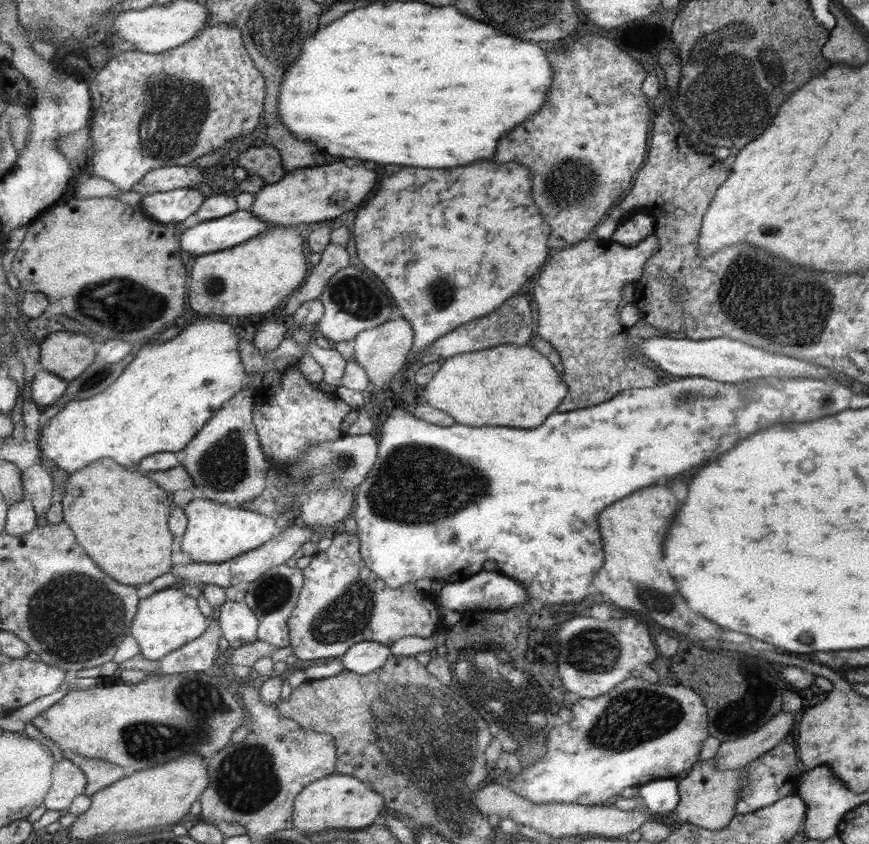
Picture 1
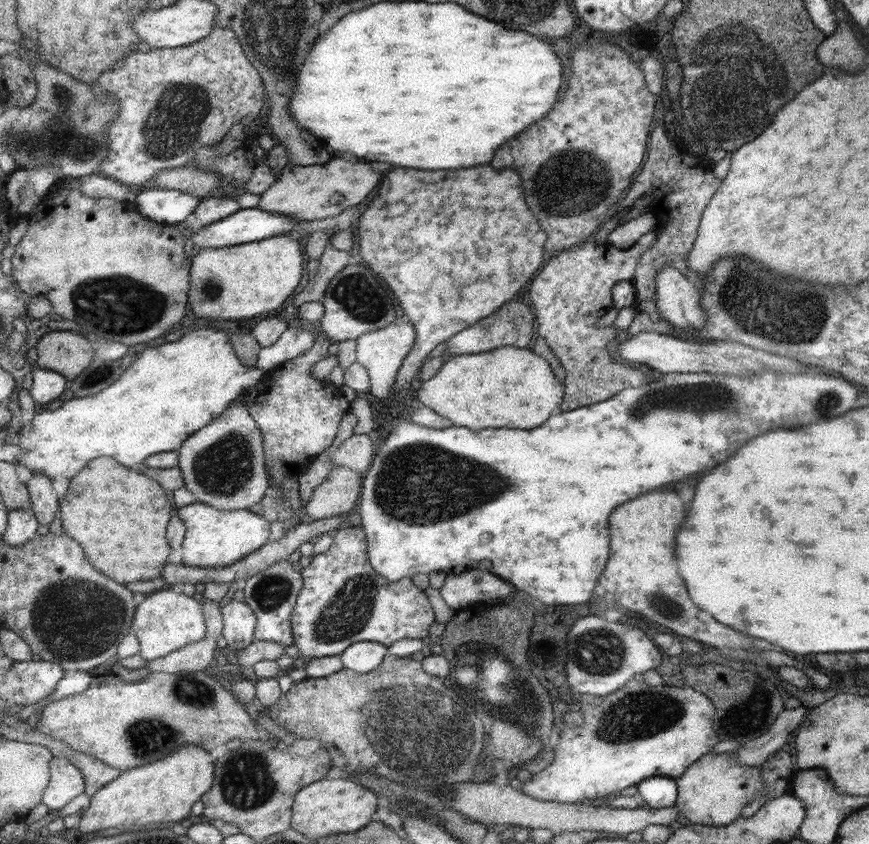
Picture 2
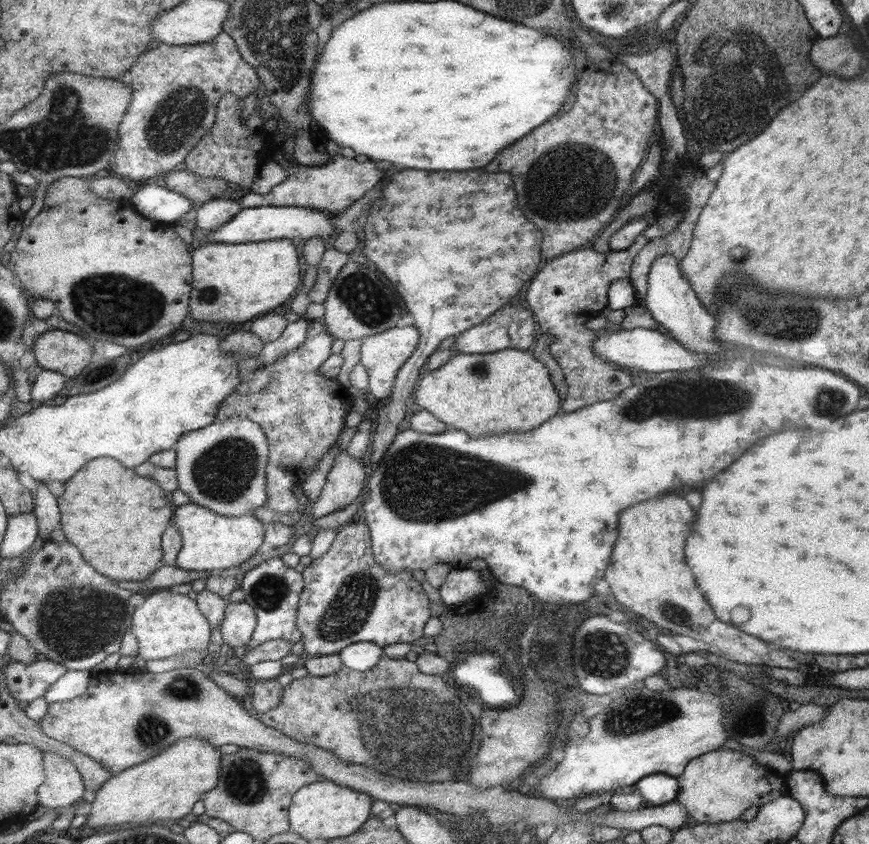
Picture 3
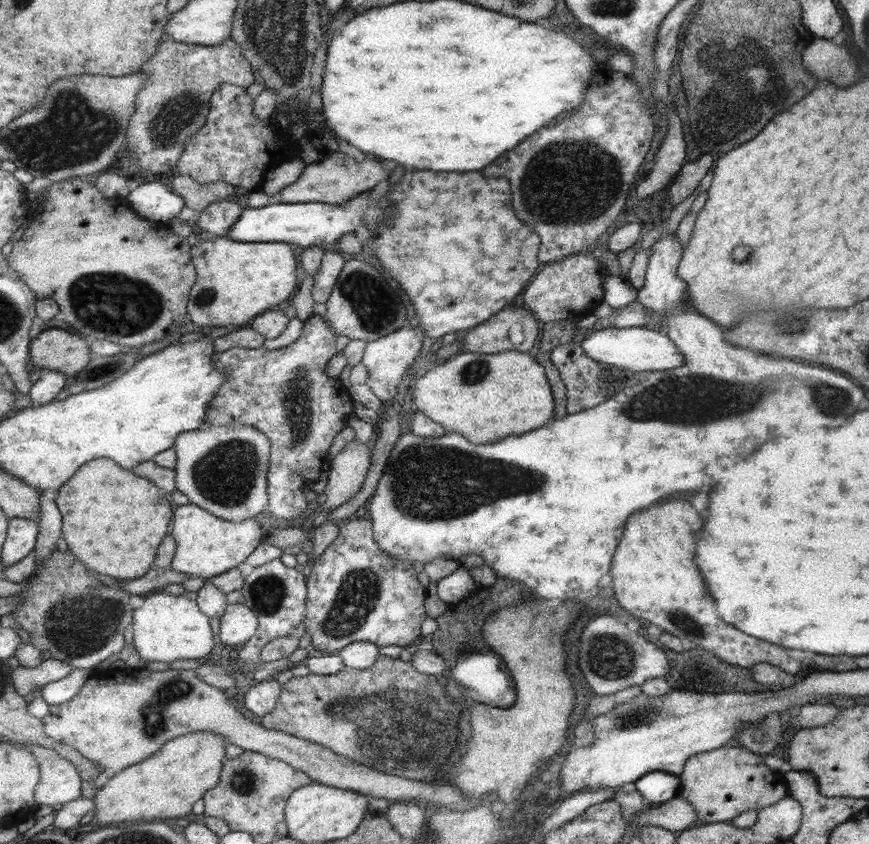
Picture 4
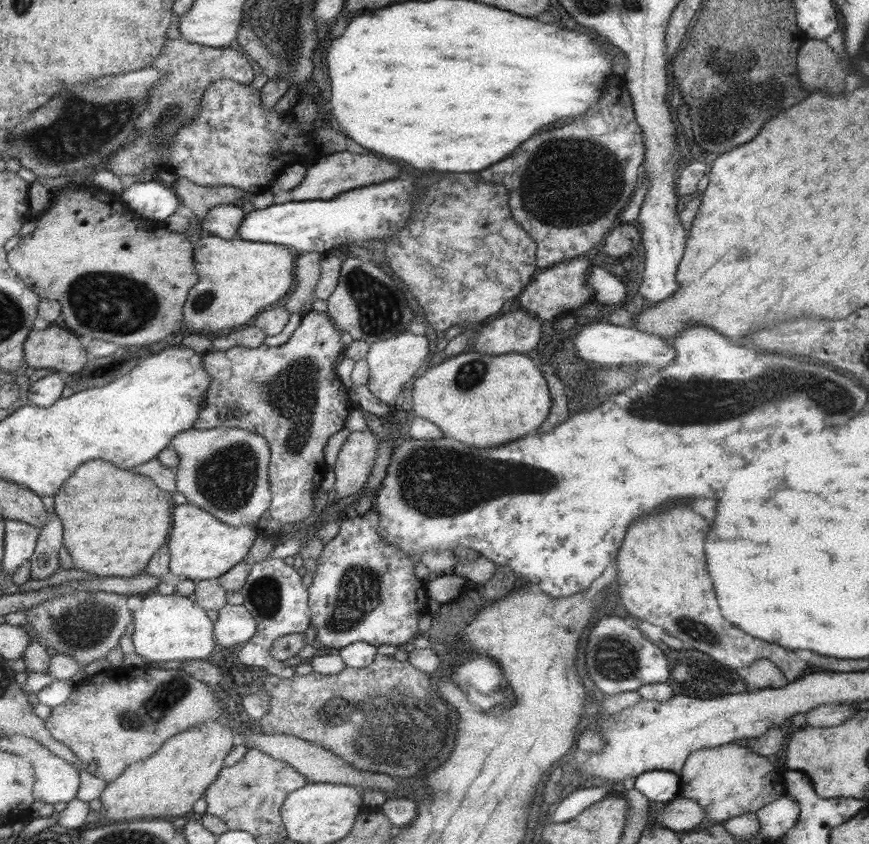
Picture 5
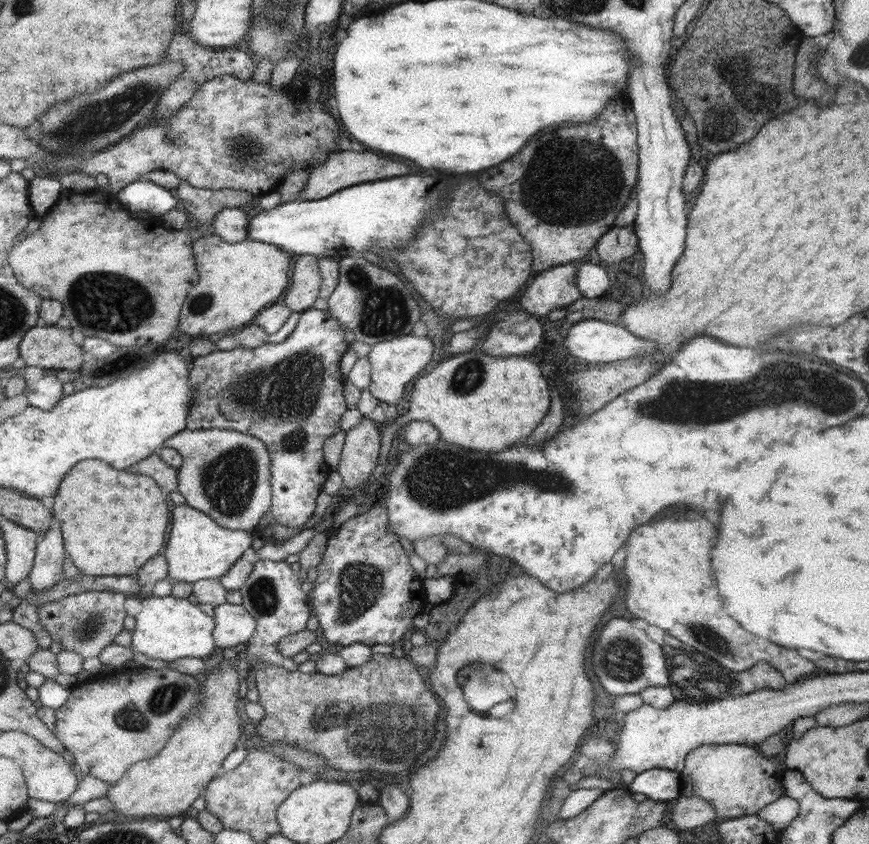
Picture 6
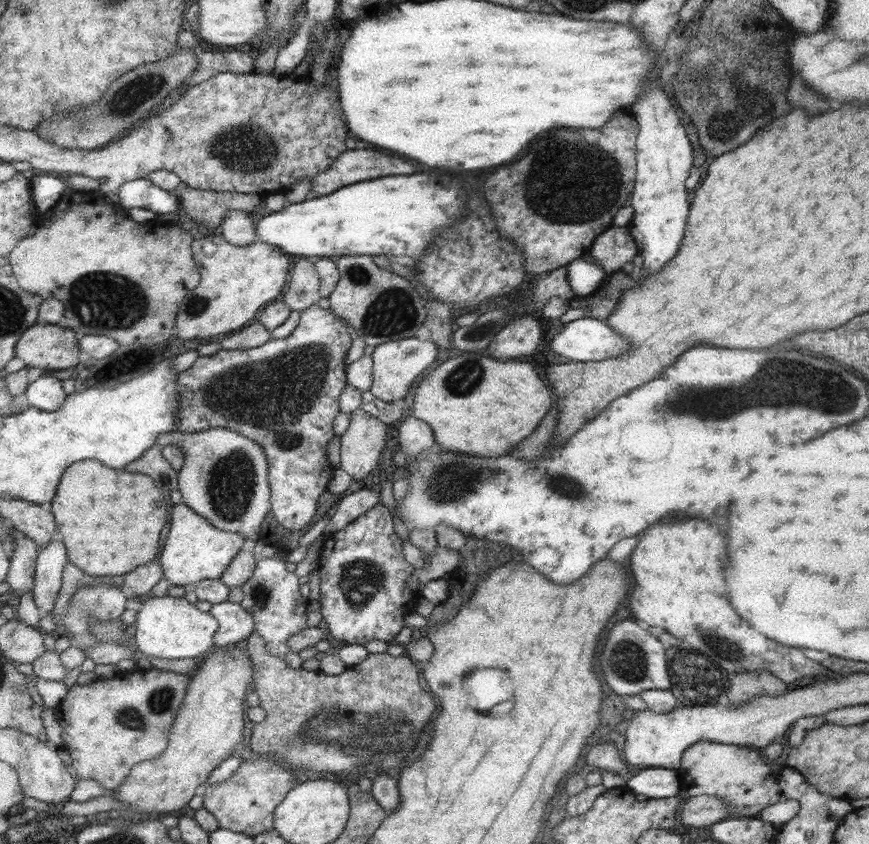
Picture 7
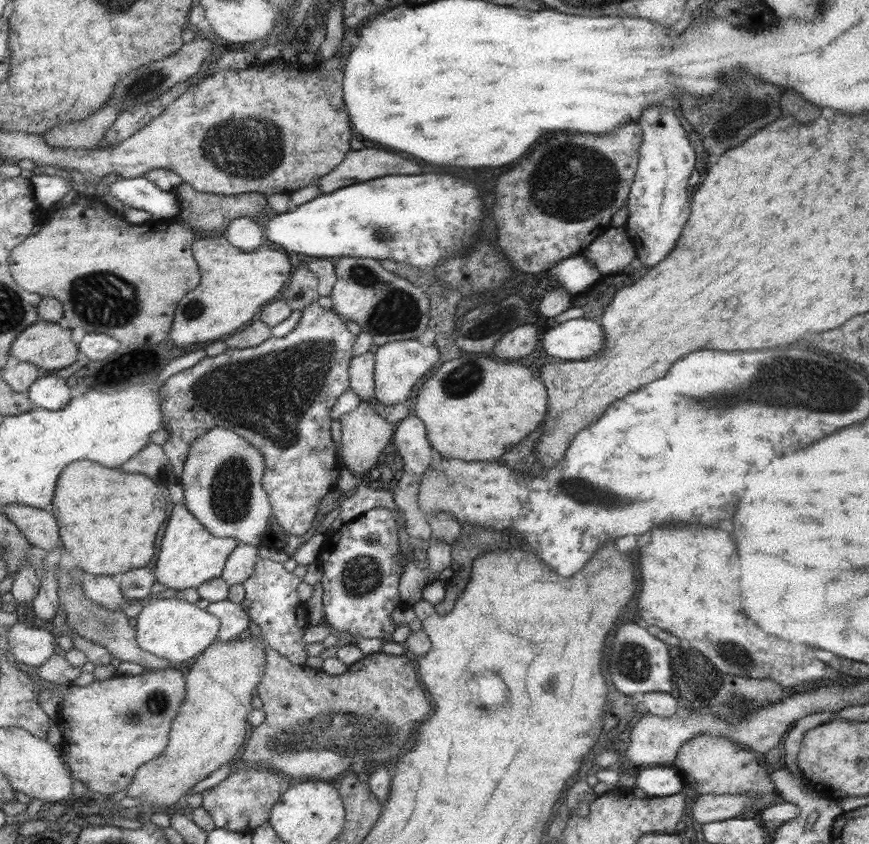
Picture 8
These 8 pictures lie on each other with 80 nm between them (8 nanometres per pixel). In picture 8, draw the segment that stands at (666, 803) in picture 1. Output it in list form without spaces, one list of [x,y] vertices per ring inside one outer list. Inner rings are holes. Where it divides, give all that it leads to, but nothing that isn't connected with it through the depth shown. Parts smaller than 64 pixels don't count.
[[[674,766],[667,767],[644,767],[636,776],[633,788],[637,786],[647,797],[660,797],[672,795],[685,790],[684,780],[680,772]]]

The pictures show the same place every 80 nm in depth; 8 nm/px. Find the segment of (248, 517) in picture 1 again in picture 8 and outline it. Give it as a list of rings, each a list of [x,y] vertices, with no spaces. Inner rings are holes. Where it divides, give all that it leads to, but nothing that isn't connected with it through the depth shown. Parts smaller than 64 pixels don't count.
[[[174,504],[155,560],[155,581],[176,592],[187,588],[197,589],[202,583],[211,578],[217,579],[221,575],[225,561],[237,544],[234,538],[213,536],[183,504]]]

